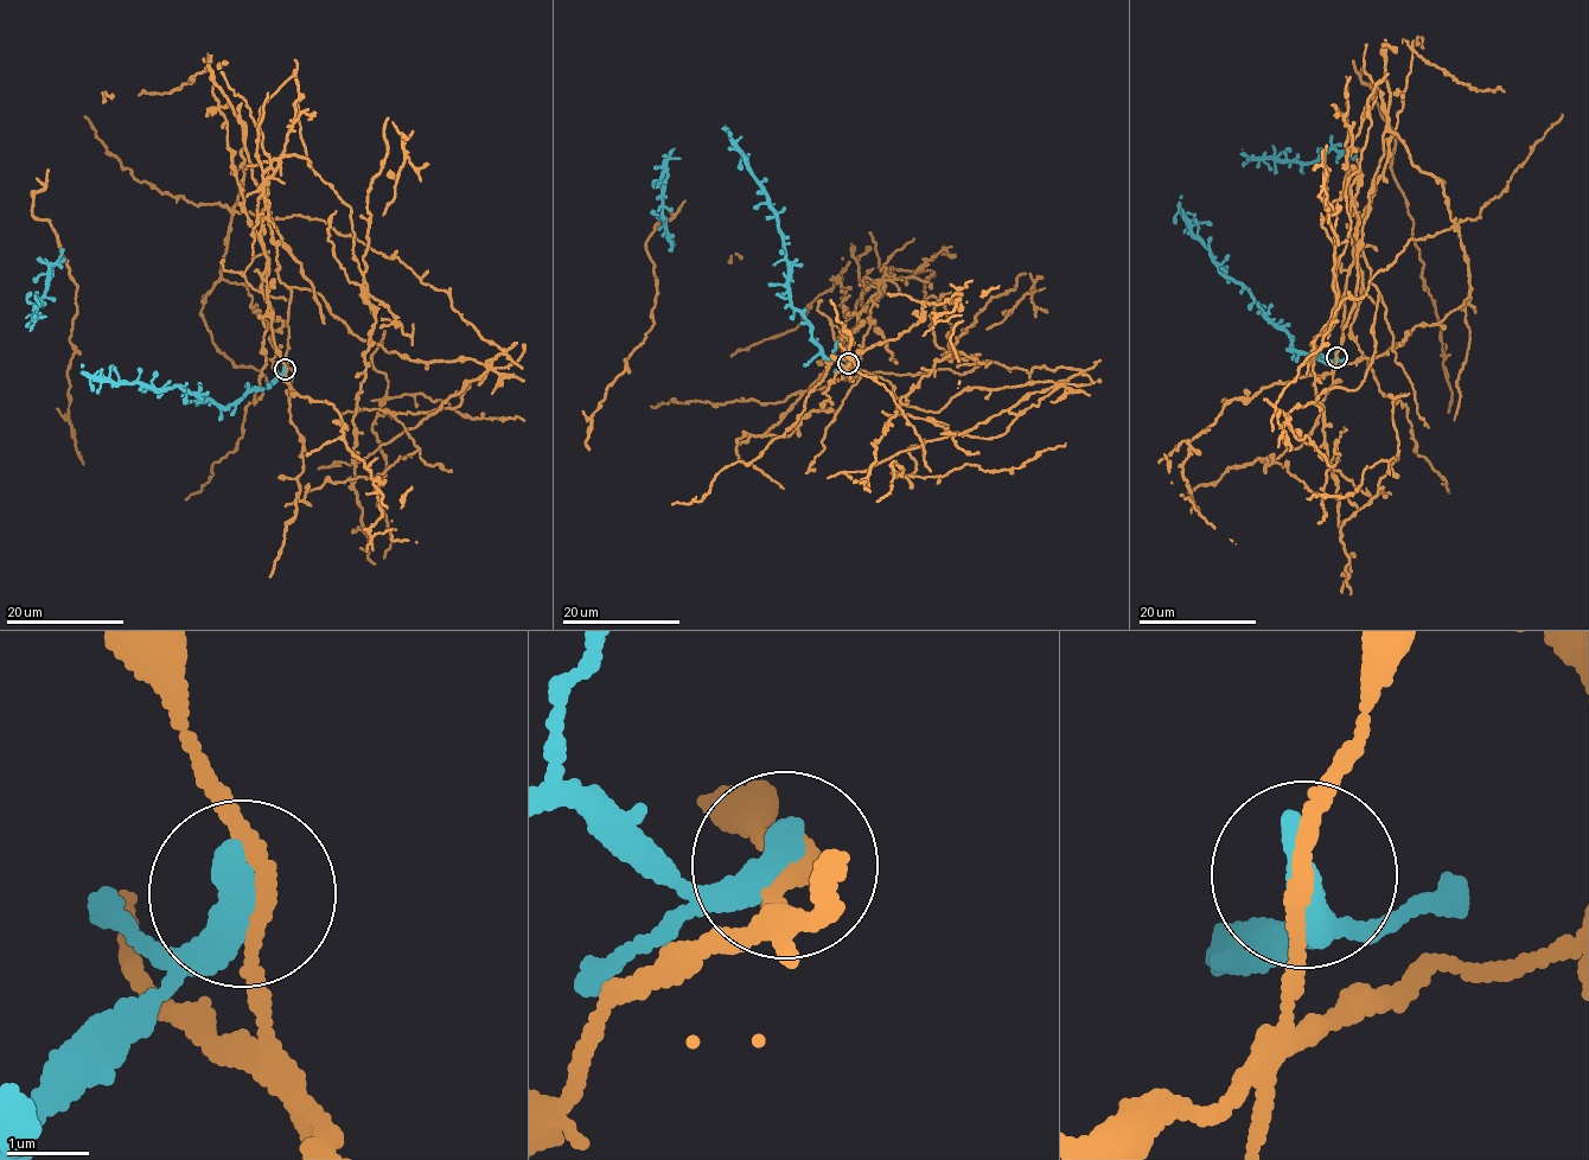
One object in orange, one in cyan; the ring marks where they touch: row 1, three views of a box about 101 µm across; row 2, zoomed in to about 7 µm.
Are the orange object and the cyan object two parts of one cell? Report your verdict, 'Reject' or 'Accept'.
Reject

